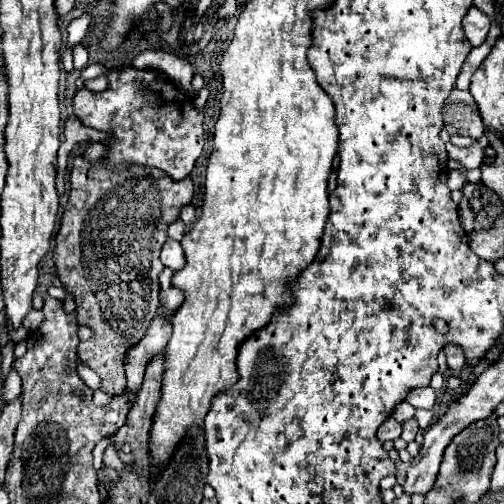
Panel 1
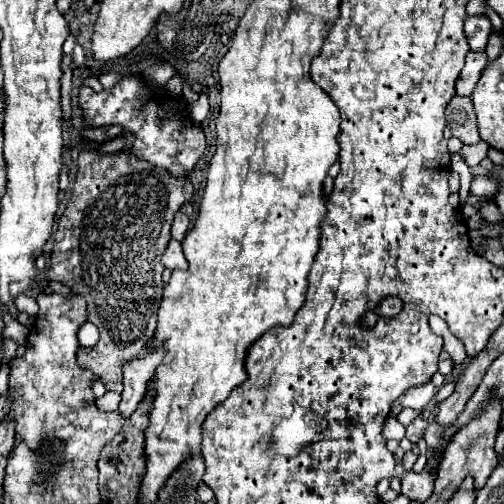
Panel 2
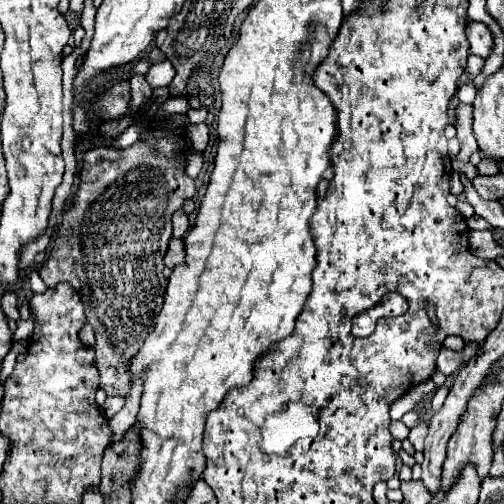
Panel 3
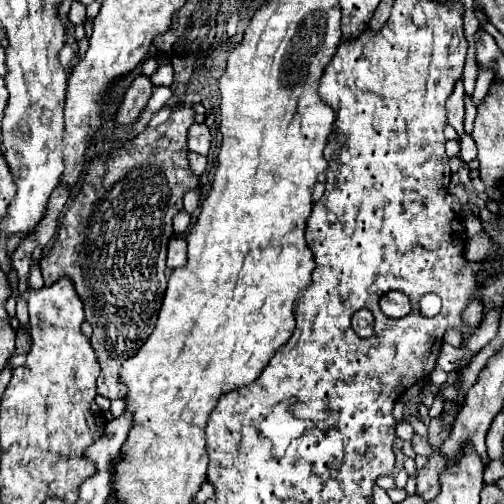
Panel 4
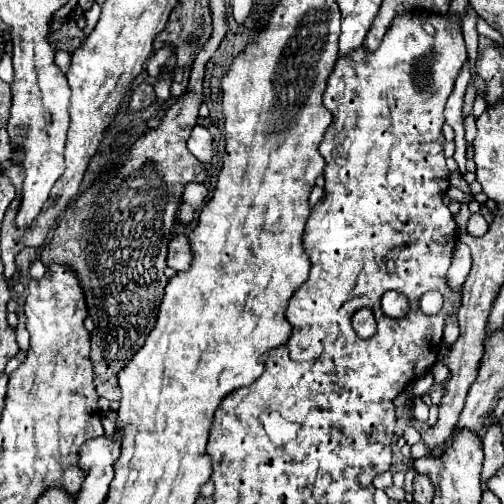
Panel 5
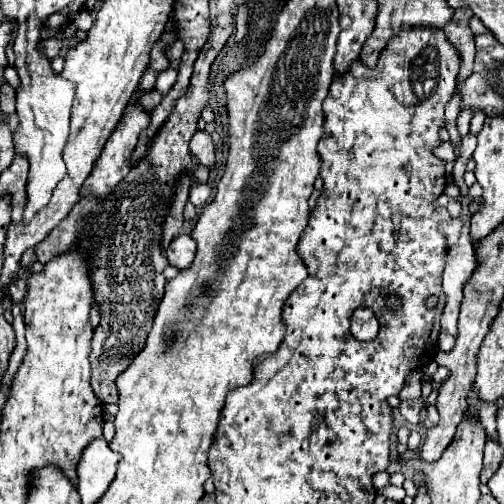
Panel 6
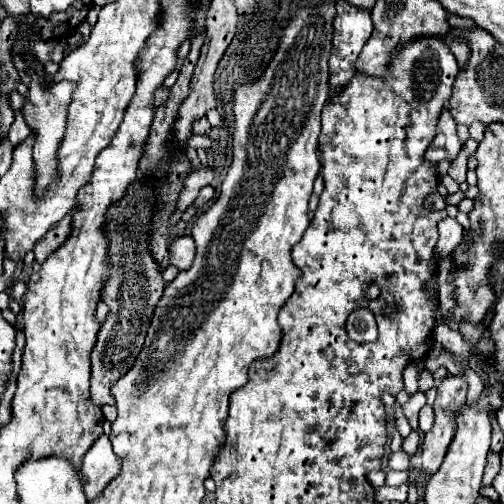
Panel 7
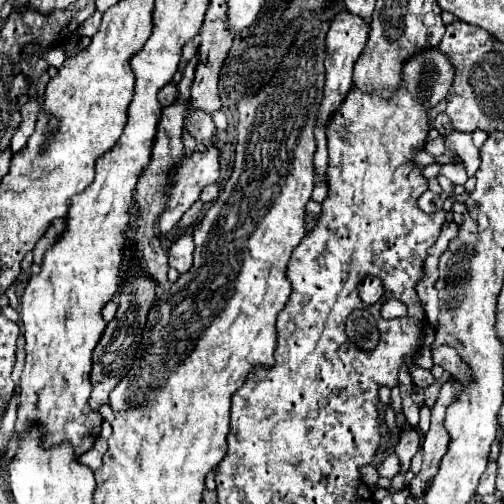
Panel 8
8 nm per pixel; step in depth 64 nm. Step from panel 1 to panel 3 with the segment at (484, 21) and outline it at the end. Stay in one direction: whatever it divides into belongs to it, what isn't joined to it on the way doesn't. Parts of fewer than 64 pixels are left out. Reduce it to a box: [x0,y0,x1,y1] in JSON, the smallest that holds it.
[466,20,492,58]

